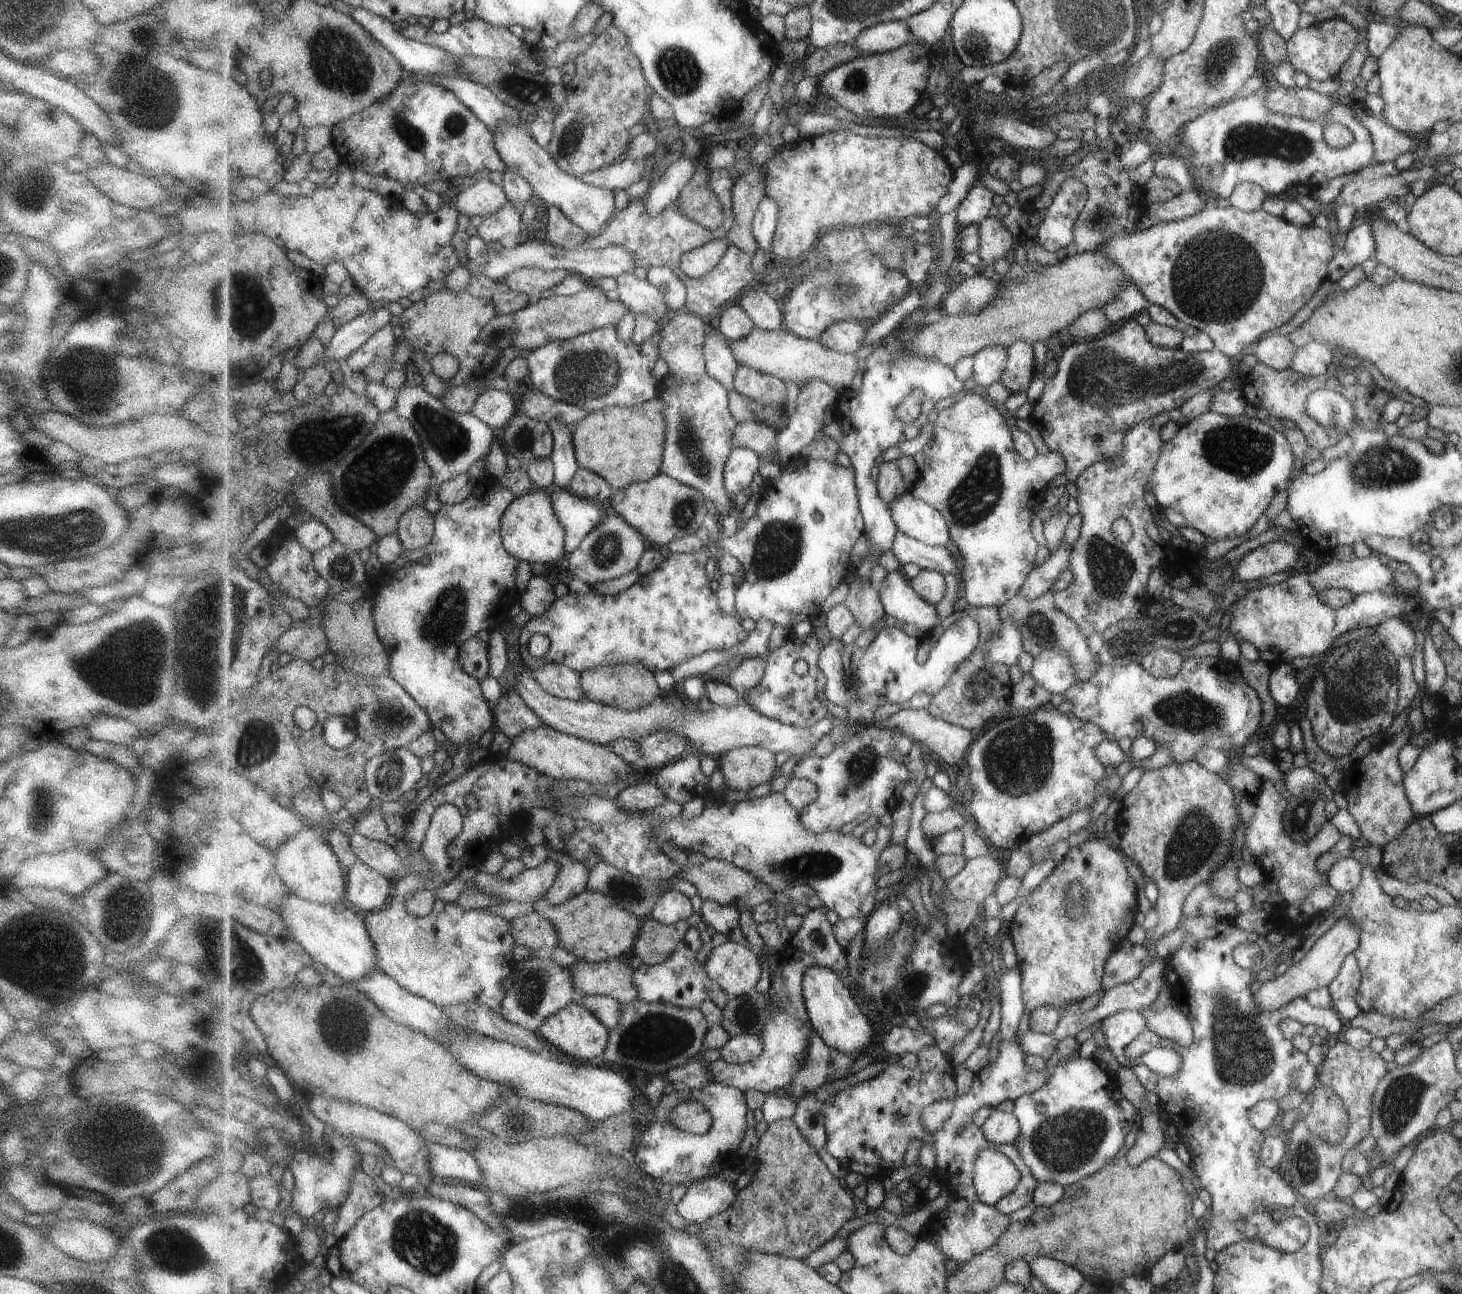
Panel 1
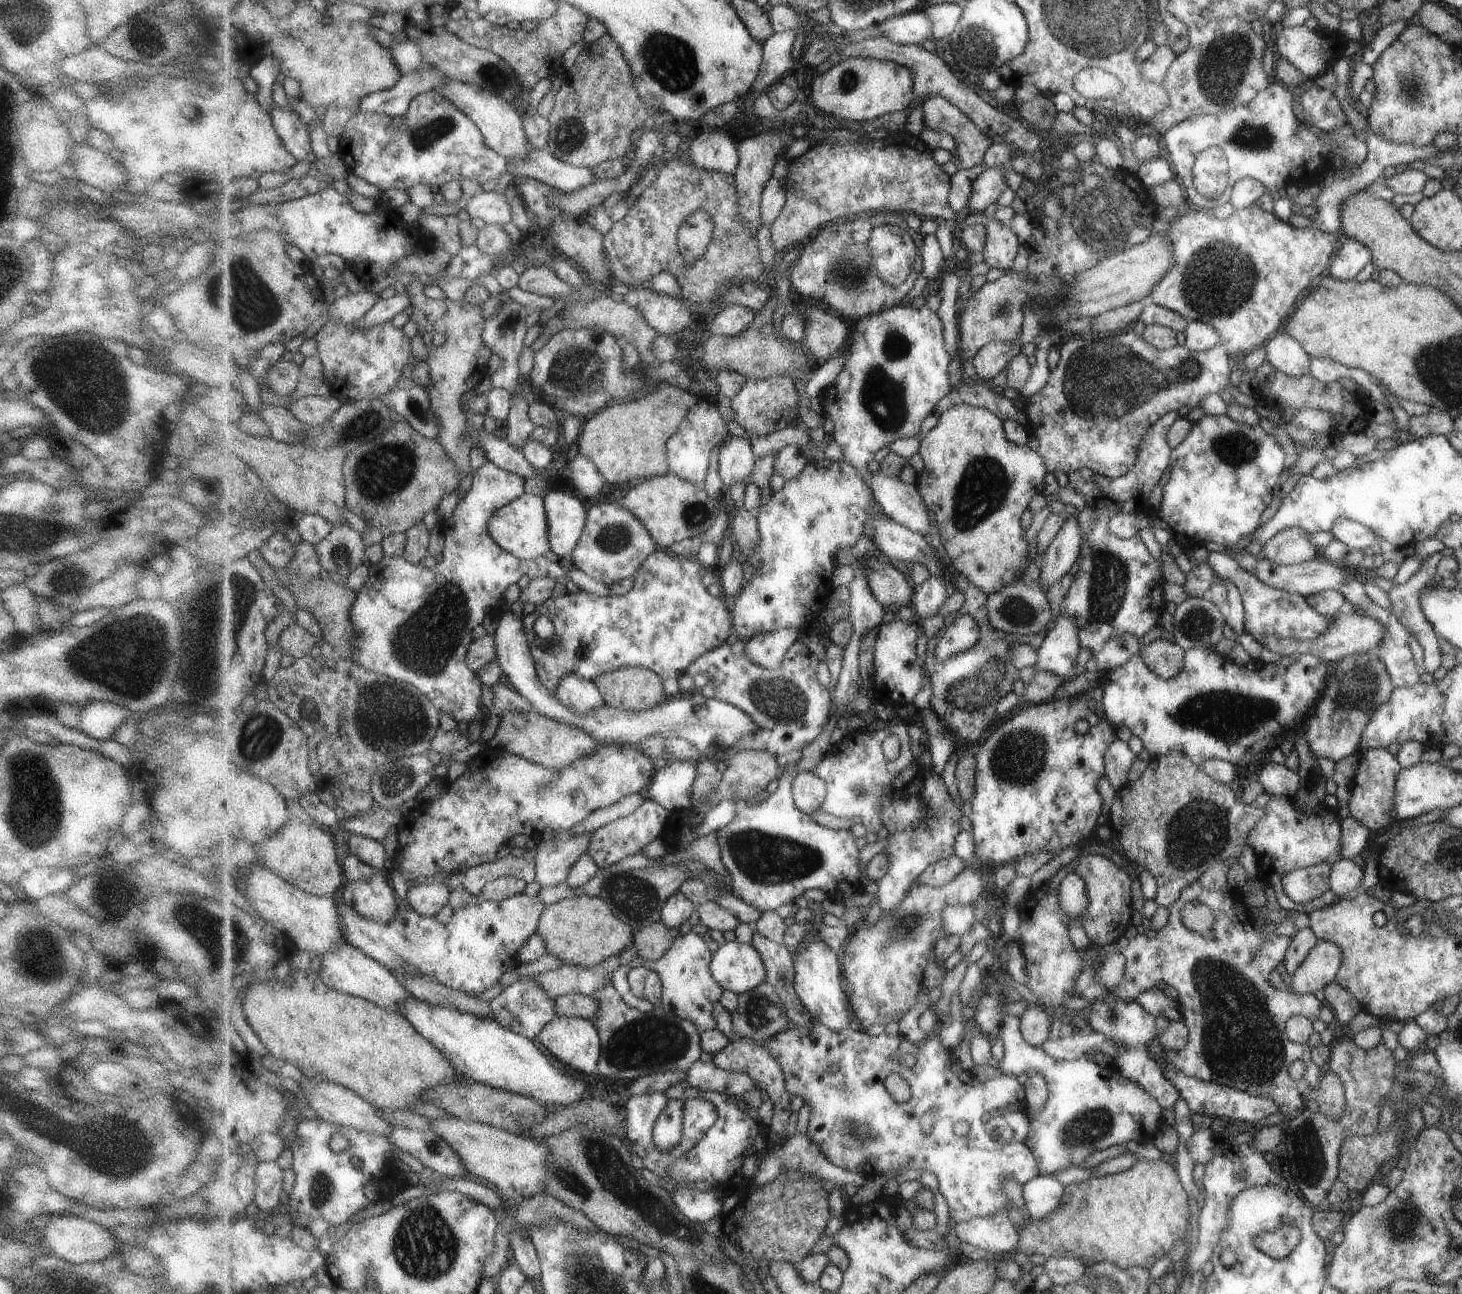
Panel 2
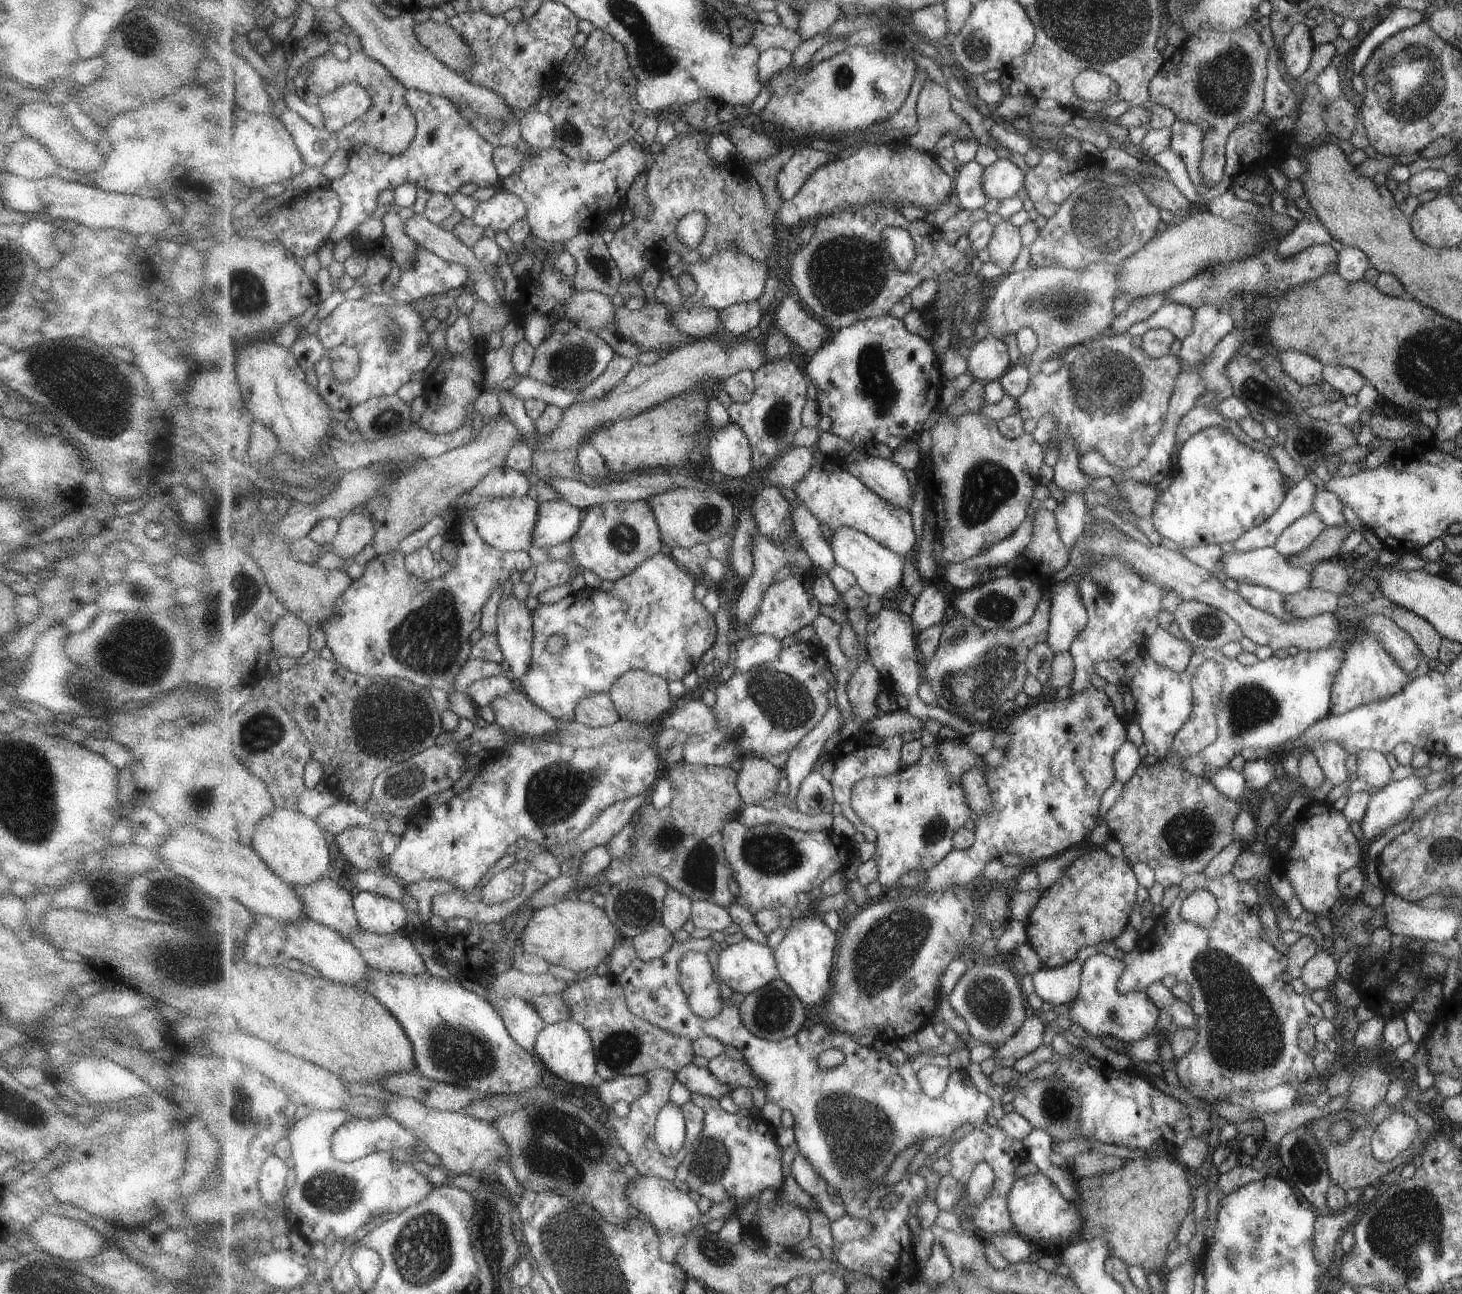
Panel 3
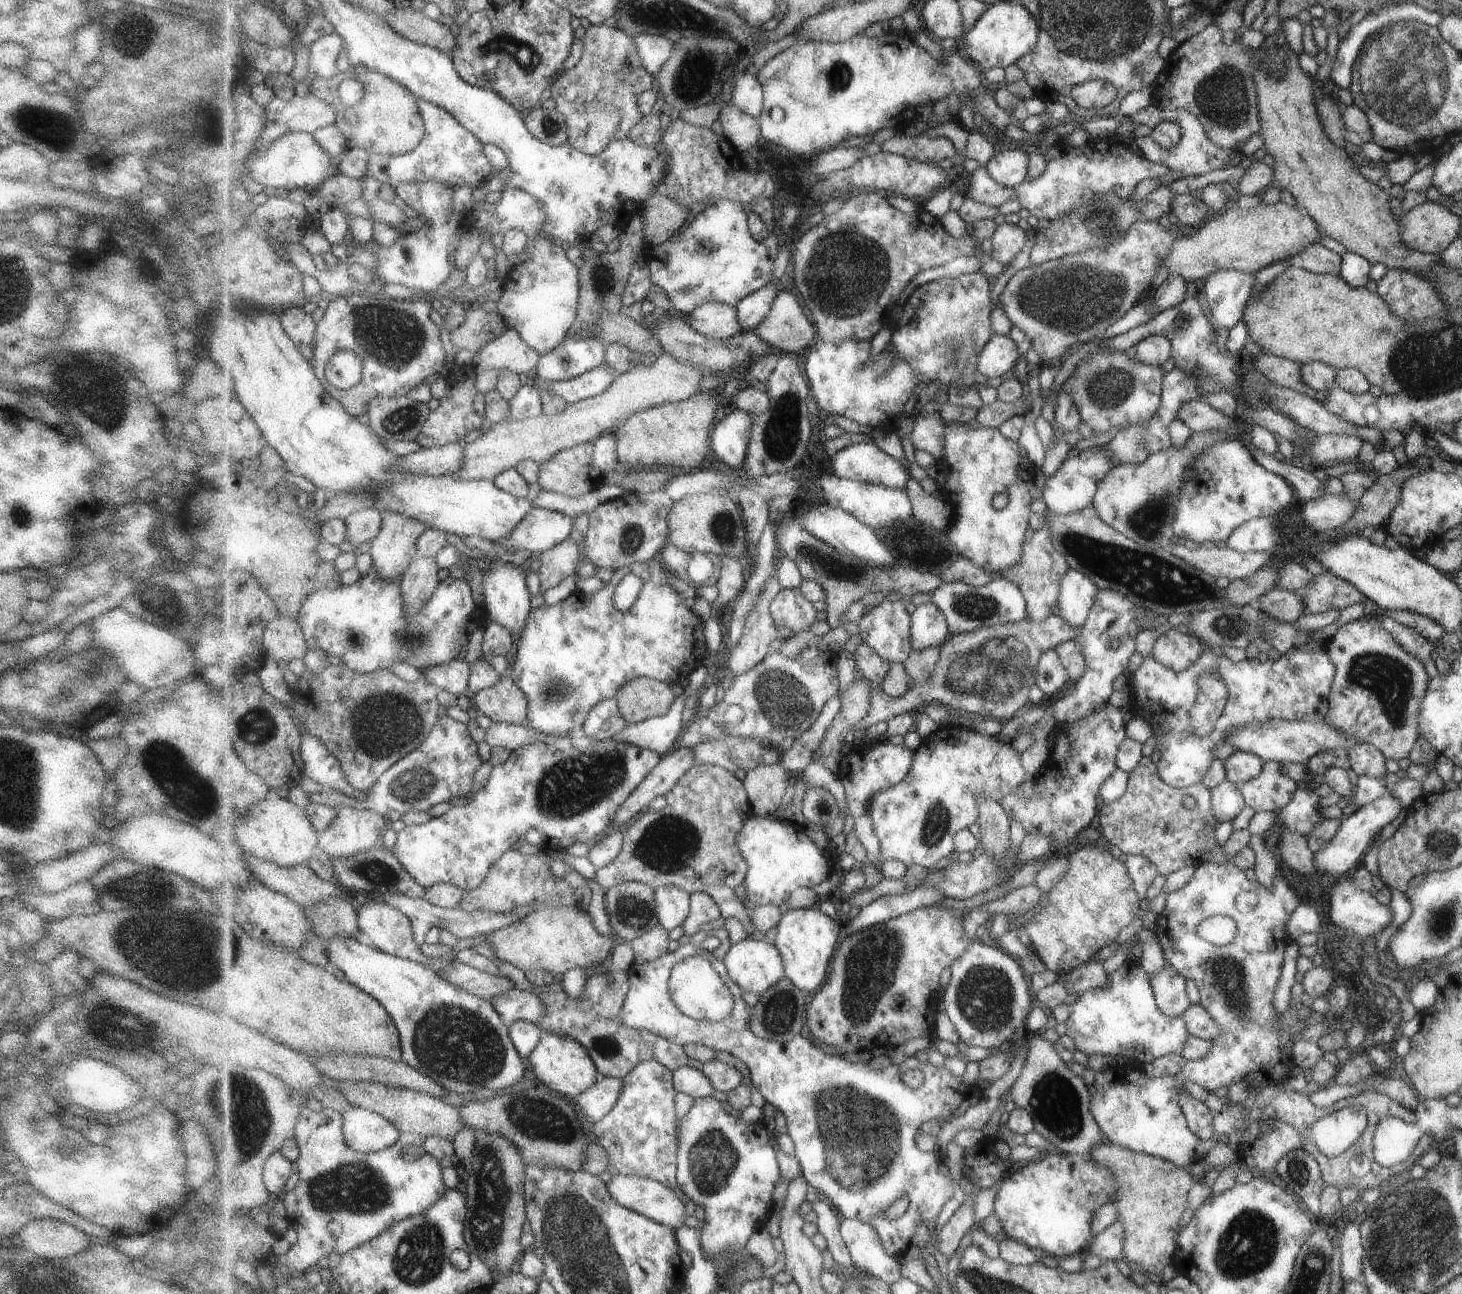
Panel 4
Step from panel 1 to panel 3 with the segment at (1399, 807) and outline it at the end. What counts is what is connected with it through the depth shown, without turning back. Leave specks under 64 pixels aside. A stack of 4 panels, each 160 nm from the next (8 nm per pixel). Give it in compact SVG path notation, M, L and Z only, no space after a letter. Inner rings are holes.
M1372 749L1361 750L1356 755L1355 776L1356 786L1364 789L1375 787L1383 789L1391 779L1391 768L1387 764L1385 755Z

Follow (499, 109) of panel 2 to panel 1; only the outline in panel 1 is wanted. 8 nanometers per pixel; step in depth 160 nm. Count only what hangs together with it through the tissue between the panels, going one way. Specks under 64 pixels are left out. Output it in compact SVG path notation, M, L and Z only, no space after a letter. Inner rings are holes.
M505 122L501 126L501 134L494 134L495 146L501 158L511 170L525 176L533 187L534 194L539 196L548 206L554 205L563 210L568 218L583 228L589 236L599 228L606 226L617 212L615 210L615 191L609 188L591 186L577 177L566 174L557 165L548 150L541 148L528 134L527 125L511 124Z

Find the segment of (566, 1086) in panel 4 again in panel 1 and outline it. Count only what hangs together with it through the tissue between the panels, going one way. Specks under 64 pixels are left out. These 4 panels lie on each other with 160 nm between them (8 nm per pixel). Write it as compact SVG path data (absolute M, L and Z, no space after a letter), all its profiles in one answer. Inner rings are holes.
M571 1002L571 1005L559 1010L558 1014L547 1018L547 1022L543 1022L539 1028L539 1033L554 1051L584 1061L595 1060L603 1055L609 1044L609 1032L610 1029L589 1008L585 1010L577 1002Z

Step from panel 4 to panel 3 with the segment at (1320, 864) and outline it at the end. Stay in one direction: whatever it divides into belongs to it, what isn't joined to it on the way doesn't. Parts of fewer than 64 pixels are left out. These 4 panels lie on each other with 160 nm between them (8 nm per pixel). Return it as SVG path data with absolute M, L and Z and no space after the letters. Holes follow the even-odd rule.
M1410 774L1401 780L1389 782L1371 795L1359 822L1359 830L1366 844L1403 821L1425 792L1422 779Z

